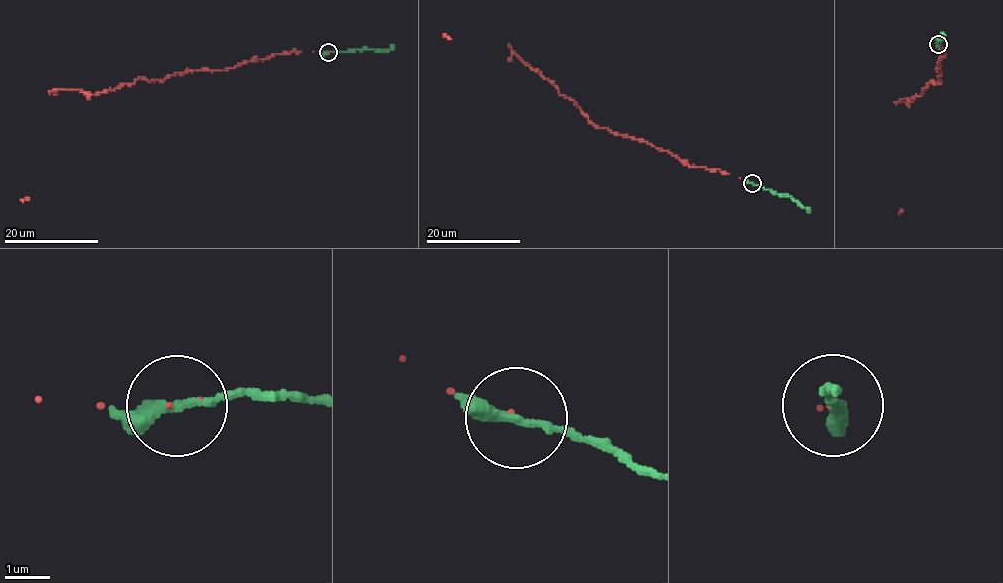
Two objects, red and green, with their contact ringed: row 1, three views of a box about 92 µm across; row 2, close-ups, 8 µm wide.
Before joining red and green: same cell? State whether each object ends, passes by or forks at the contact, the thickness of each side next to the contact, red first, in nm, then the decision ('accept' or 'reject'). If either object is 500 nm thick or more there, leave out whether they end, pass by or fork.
red ends; green passes by; calibres 20 and 240 nm; accept

